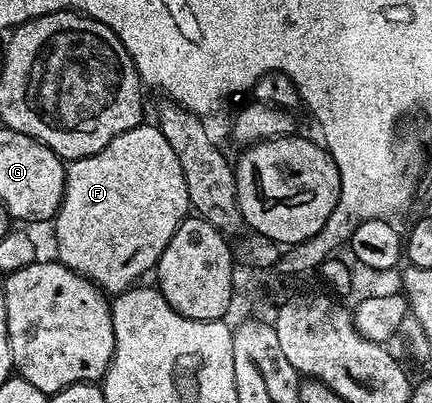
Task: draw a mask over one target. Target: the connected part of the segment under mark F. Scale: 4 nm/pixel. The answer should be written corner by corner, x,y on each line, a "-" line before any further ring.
139,124
133,127
132,130
117,135
103,150
97,151
97,155
89,155
70,162
66,166
67,174
65,175
63,198
59,204
59,210
53,218
53,226
55,225
55,249
59,252
57,254
59,264
69,267
77,275
89,279
97,288
102,289
108,295
124,293
125,290
132,288
140,279
146,278
143,276
146,273
148,276
155,266
158,265
161,255
165,251
165,247
169,247
169,239
173,239
177,227
181,227
183,220
192,212
189,191
185,187
185,171
181,171
181,163
177,159
176,153
173,152
173,147
169,147
169,139
165,139
165,135
159,130
158,124
150,124

